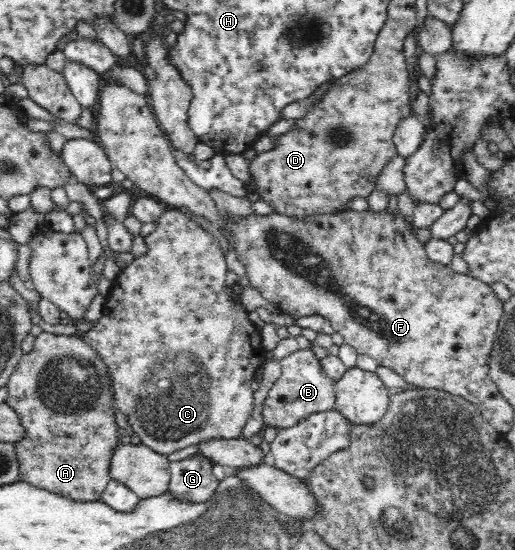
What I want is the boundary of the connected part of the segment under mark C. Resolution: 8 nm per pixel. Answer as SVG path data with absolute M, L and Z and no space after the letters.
M164 209L157 219L156 229L144 237L148 250L144 256L134 258L132 263L123 268L114 280L109 293L105 296L102 317L87 332L80 335L81 339L93 347L109 369L112 379L114 405L116 409L127 415L129 431L140 437L143 445L163 455L171 455L179 449L189 445L207 441L207 439L235 439L241 437L242 429L248 423L254 409L254 392L251 382L256 380L257 374L266 361L267 350L262 348L260 323L255 317L249 316L243 304L233 301L226 292L225 276L228 271L226 257L221 250L219 240L209 231L203 229L182 210Z

